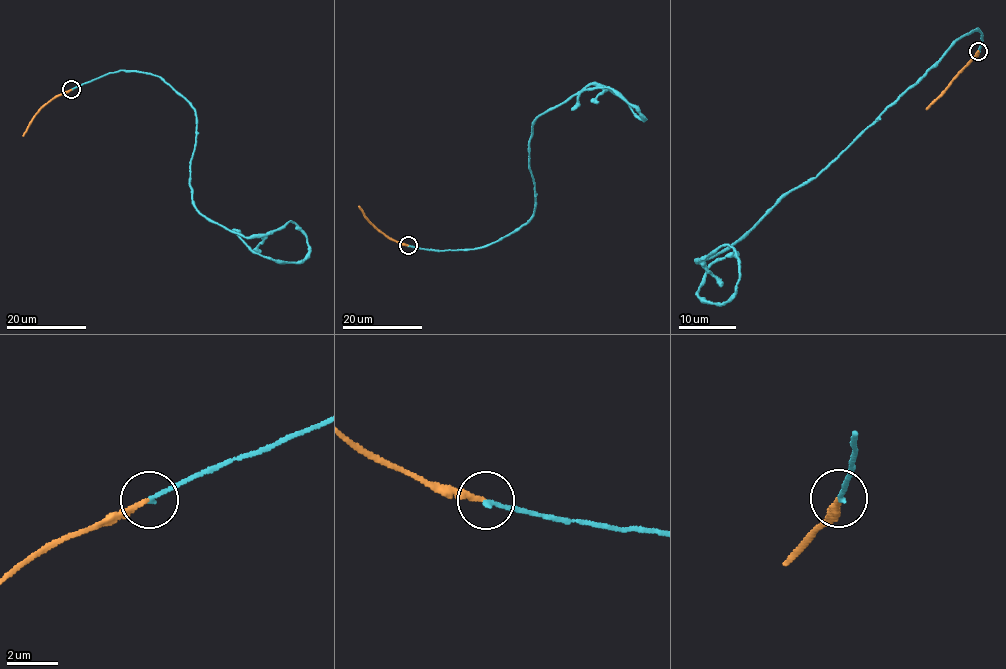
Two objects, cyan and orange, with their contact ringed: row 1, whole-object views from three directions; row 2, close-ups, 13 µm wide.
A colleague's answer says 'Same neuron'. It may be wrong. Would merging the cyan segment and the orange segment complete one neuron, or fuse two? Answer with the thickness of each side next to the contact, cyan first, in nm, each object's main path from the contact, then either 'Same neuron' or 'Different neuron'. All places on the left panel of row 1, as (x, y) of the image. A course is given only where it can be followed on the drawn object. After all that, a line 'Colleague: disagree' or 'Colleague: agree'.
Thickness 170 nm (cyan) against 190 nm. Course of cyan: (71, 89), (120, 70), (163, 78), (195, 113), (189, 181), (201, 214), (248, 237), (291, 221), (309, 245). Course of orange: (71, 89), (52, 98), (36, 113), (23, 135). Same neuron
Colleague: agree

